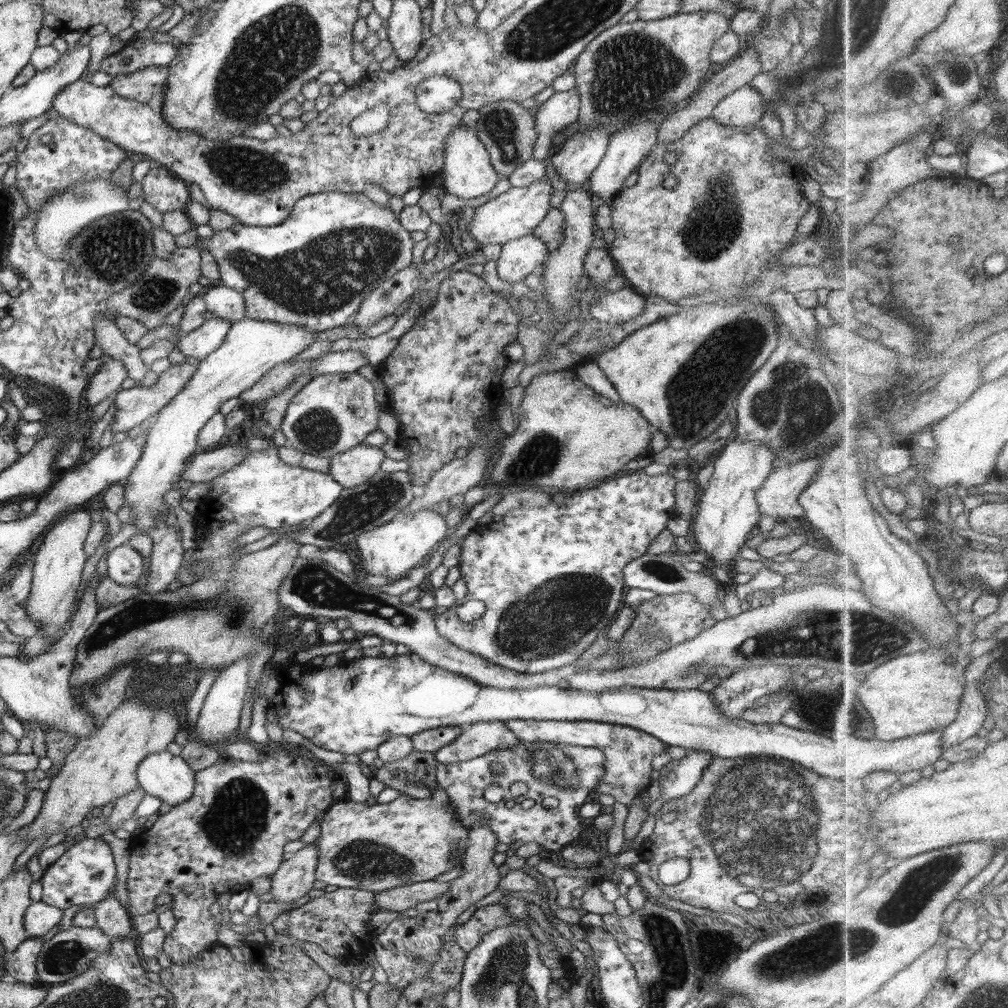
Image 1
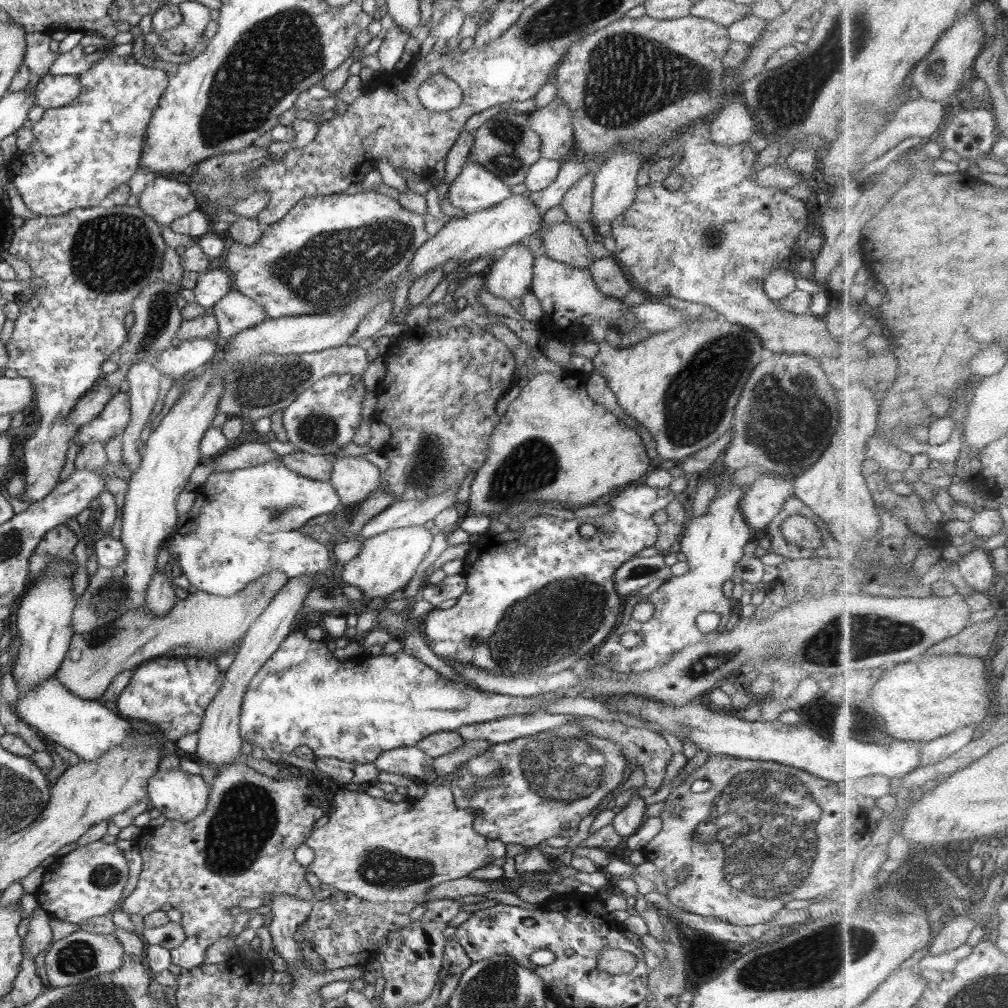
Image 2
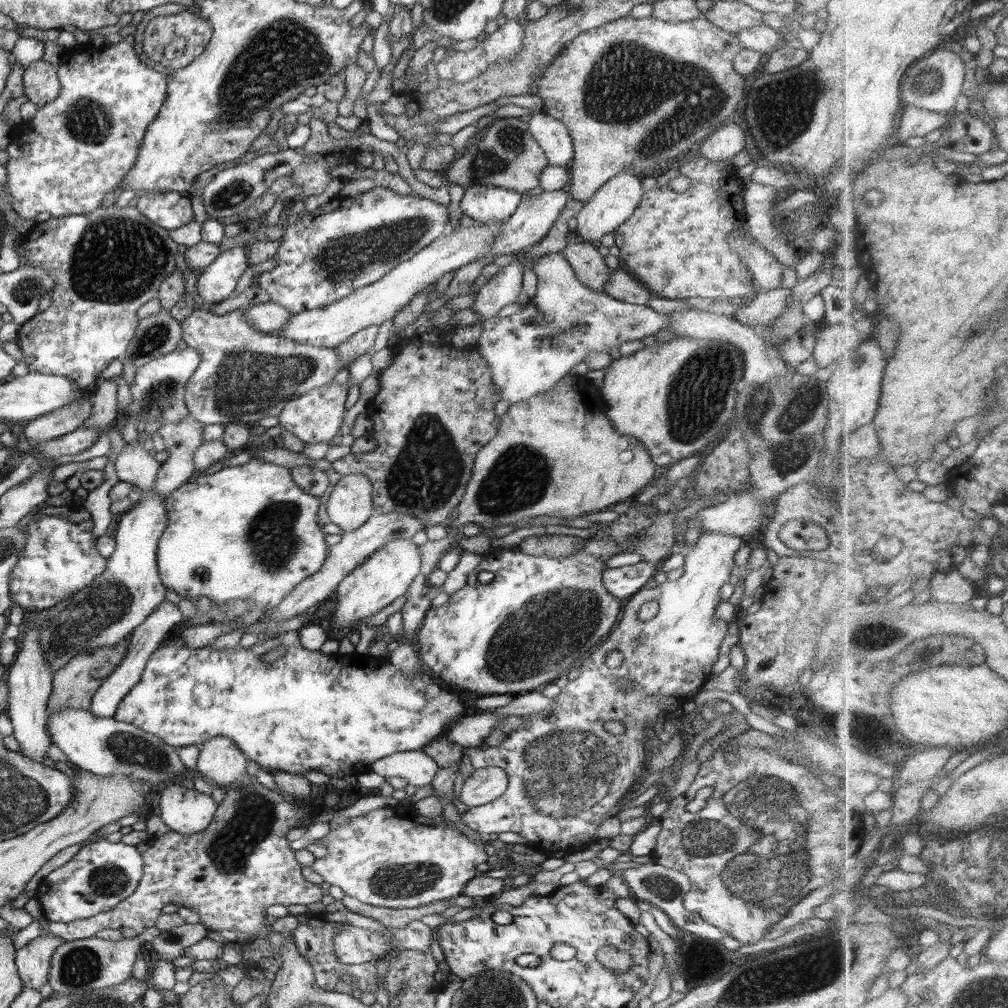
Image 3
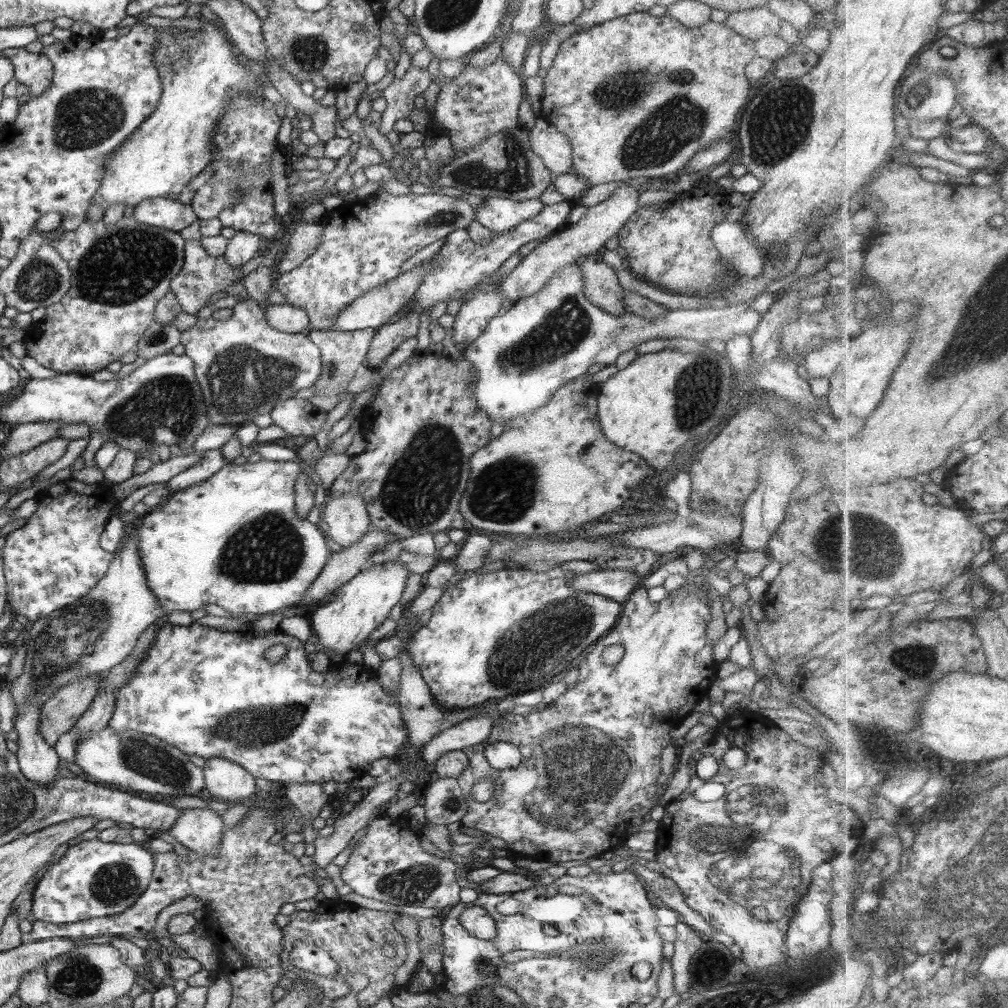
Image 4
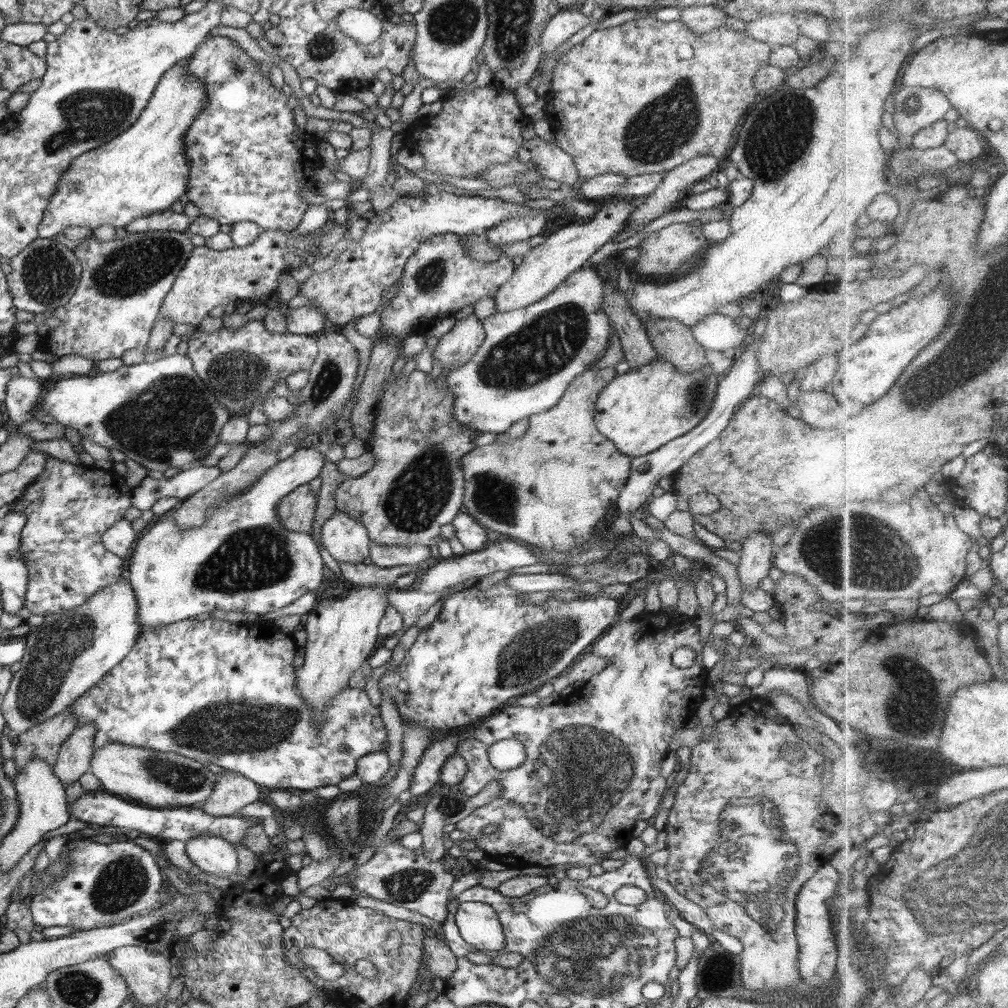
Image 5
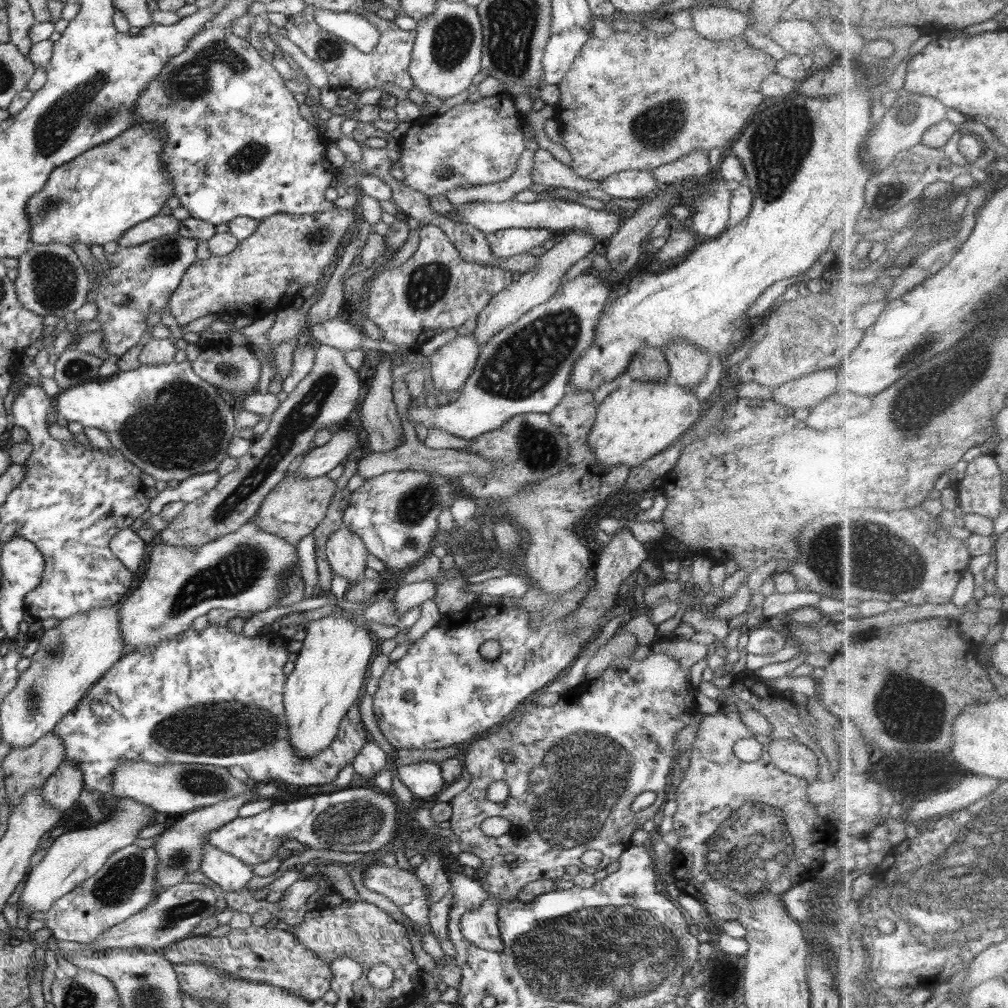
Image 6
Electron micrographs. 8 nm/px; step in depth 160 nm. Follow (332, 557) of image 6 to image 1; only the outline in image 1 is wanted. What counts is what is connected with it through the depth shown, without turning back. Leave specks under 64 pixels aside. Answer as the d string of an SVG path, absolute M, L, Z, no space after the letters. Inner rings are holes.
M360 444L330 459L329 473L343 489L352 489L372 478L386 457L378 446Z

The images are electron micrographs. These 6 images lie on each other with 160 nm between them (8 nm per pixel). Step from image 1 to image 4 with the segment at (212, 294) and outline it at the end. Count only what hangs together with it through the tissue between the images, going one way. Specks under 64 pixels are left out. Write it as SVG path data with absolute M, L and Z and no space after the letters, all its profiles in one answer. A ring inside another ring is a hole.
M288 303L268 305L265 317L270 326L280 332L309 333L312 330L308 313Z

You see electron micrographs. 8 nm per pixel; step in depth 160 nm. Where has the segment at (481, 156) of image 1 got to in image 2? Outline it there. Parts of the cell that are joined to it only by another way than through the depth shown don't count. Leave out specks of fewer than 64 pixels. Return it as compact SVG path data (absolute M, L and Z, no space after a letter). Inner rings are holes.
M468 158L462 172L450 184L447 197L456 208L472 214L492 208L512 195L510 185Z

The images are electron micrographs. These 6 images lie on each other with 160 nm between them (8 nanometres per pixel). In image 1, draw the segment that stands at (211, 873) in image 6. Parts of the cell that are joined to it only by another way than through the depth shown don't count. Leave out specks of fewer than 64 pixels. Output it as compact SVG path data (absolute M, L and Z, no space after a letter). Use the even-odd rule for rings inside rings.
M164 749L149 754L136 769L136 780L145 794L162 800L164 808L178 806L195 791L196 771L181 757Z

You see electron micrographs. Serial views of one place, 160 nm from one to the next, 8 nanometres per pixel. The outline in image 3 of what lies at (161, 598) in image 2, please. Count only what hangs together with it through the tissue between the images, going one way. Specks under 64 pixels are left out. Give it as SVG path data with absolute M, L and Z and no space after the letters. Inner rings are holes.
M165 600L146 618L142 625L134 629L131 633L130 646L125 650L124 658L94 693L89 708L91 714L98 718L112 718L115 715L118 705L123 701L126 693L129 693L130 689L139 683L152 653L168 638L168 633L174 630L174 626L182 623L182 621L184 621L184 615L180 612L180 609L170 601Z

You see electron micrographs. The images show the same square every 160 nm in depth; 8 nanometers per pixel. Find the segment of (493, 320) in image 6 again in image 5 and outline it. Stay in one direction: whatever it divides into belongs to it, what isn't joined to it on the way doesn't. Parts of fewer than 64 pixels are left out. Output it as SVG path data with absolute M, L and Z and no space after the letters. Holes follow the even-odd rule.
M631 198L605 199L605 205L602 209L598 208L592 218L581 224L574 221L546 237L545 243L532 247L510 280L503 284L493 297L497 312L526 308L550 295L567 276L585 268L594 252L598 252L606 242L611 242L615 235L626 229L626 222L634 210L631 201Z

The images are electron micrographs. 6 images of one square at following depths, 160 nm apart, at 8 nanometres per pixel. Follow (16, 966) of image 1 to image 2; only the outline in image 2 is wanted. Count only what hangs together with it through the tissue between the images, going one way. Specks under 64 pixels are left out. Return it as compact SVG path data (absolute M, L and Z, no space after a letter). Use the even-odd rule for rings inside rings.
M24 956L21 964L21 972L14 980L12 991L10 991L10 999L14 1001L14 1007L20 1007L31 1004L36 997L42 995L46 990L44 984L38 976L36 963L31 956Z

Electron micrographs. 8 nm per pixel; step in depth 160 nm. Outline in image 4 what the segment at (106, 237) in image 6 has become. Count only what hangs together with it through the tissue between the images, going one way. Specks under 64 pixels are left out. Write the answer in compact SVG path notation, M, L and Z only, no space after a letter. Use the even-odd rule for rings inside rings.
M192 5L186 12L186 17L196 17L203 28L198 31L174 28L176 40L162 40L162 44L156 48L156 56L152 57L156 66L160 81L162 82L162 98L155 106L154 112L138 125L138 128L127 136L118 150L106 160L105 171L102 173L101 181L95 195L91 198L91 204L100 206L106 210L113 204L125 204L125 206L137 206L143 200L150 198L166 198L177 200L182 188L186 186L202 170L206 170L212 163L212 156L216 147L212 145L212 137L223 114L226 112L227 104L234 96L254 96L264 98L261 84L268 79L266 65L260 61L248 59L247 65L239 63L242 54L235 55L232 51L234 42L223 34L219 28L209 24L201 14L202 5Z

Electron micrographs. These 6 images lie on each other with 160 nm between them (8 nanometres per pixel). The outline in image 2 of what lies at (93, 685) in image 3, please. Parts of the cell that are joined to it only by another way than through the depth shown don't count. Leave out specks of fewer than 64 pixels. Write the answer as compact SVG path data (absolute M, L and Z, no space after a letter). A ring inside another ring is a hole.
M272 571L234 596L216 596L198 590L186 599L177 599L172 610L164 616L154 616L144 604L131 608L110 625L72 636L68 652L55 677L74 696L96 701L119 672L134 669L156 657L170 655L179 646L198 648L201 655L210 657L235 650L287 580L286 573Z

